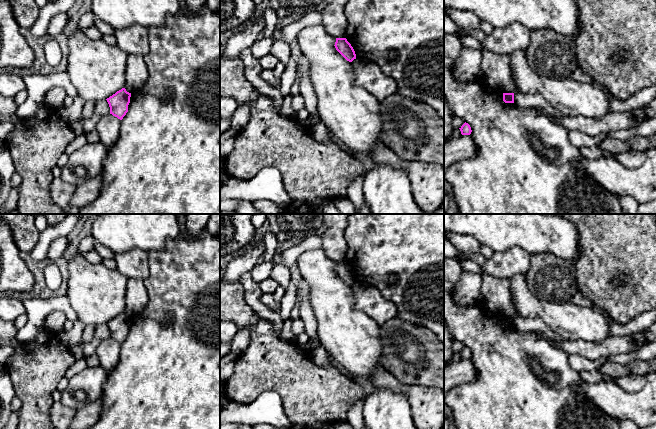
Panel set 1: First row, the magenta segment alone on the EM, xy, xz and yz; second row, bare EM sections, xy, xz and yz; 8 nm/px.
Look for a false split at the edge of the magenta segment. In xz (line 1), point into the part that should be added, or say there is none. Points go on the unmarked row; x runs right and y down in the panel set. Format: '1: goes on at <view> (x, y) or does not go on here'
1: does not go on here

